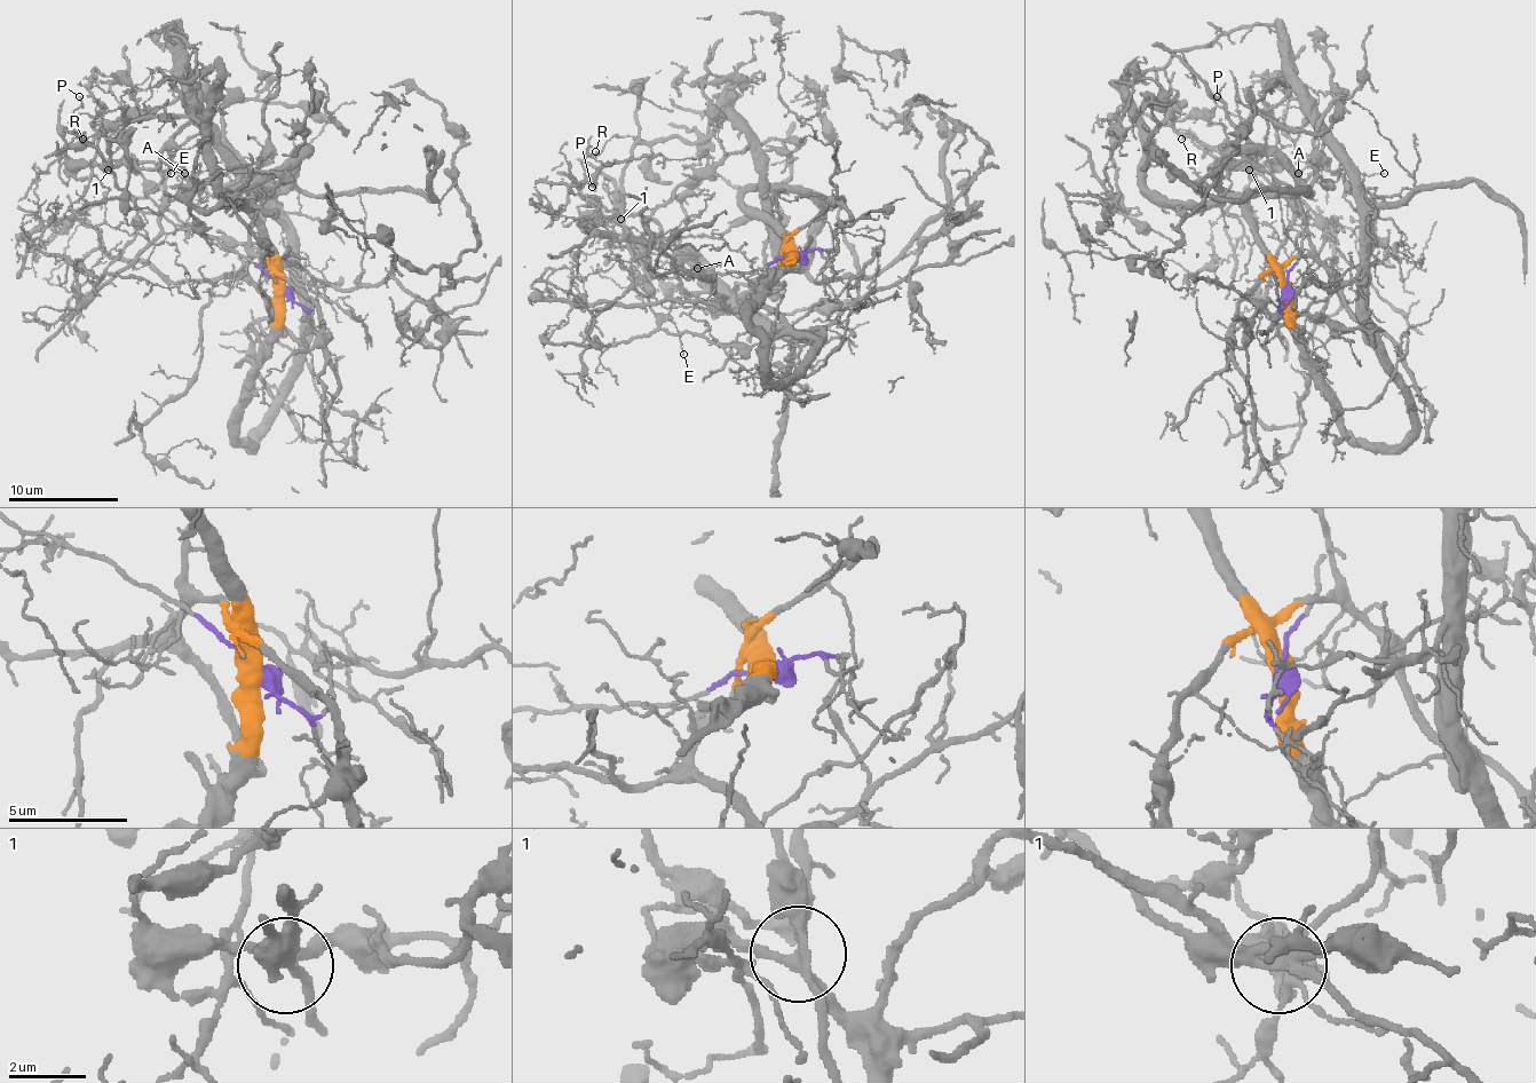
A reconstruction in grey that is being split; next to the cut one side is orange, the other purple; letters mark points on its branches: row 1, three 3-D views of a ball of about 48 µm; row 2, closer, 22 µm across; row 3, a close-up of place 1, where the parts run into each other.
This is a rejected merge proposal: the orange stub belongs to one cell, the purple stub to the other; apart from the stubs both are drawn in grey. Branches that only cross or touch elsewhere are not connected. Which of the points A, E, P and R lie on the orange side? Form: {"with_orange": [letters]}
{"with_orange": ["A", "E"]}

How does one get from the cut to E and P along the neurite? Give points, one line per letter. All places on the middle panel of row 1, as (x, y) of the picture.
E: (794, 257), (785, 253), (763, 281), (767, 267), (755, 286), (681, 292), (671, 306), (671, 322), (685, 355)
P: (794, 257), (777, 257), (758, 270), (654, 278), (630, 247), (620, 196), (607, 176), (579, 163), (591, 188)

